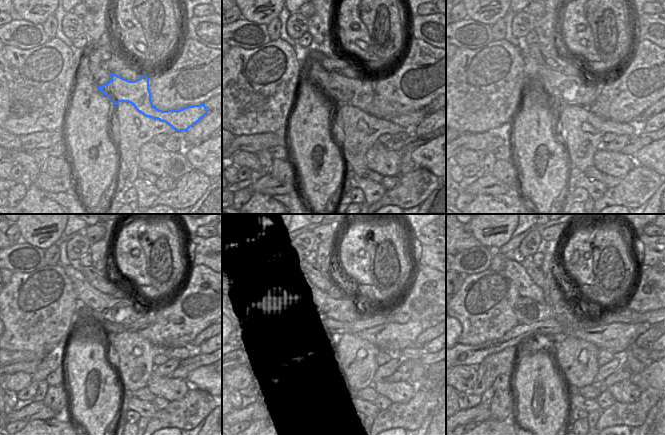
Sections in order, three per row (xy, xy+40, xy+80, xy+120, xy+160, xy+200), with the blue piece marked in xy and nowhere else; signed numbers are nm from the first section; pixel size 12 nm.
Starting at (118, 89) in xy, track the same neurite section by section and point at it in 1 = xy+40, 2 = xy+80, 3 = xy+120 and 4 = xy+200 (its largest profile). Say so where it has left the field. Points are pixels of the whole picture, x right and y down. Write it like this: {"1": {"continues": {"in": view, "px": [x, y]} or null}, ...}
{"1": {"continues": {"in": "xy+40", "px": [358, 92]}}, "2": {"continues": {"in": "xy+80", "px": [570, 89]}}, "3": {"continues": {"in": "xy+120", "px": [121, 310]}}, "4": {"continues": {"in": "xy+200", "px": [527, 288]}}}

